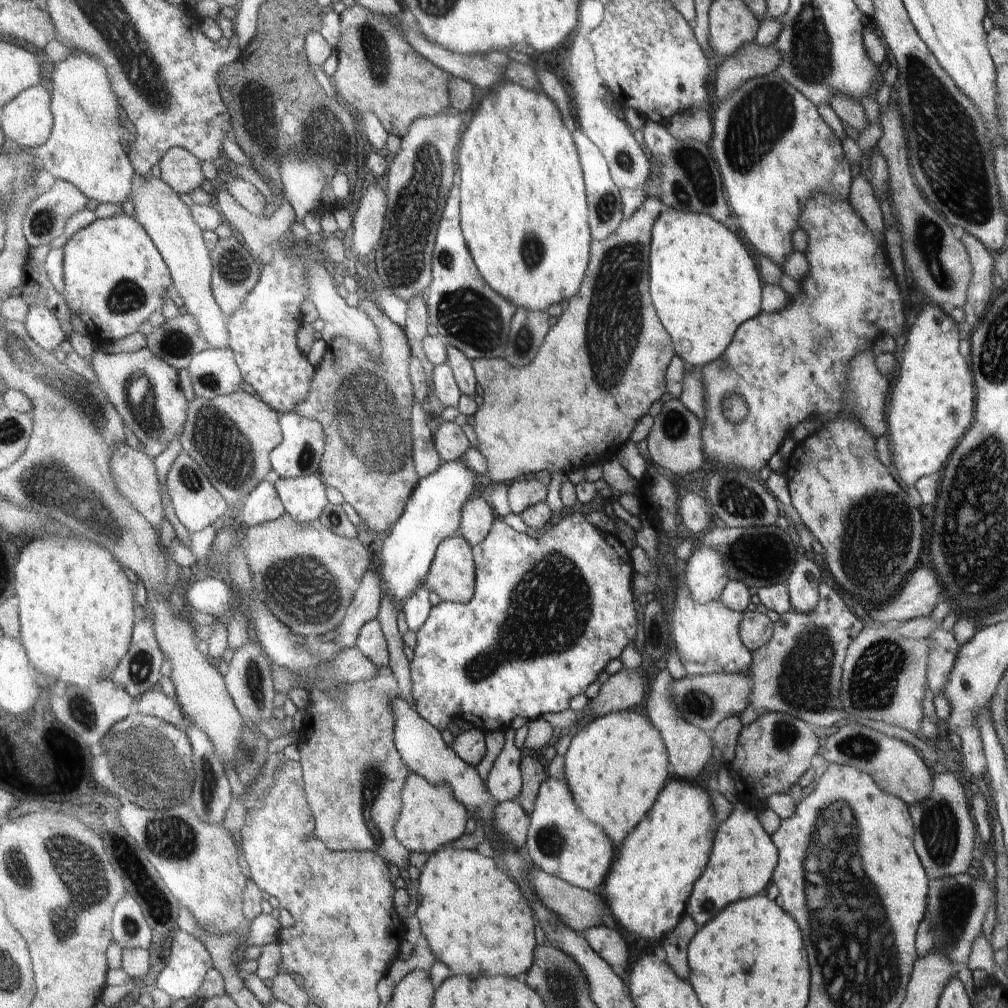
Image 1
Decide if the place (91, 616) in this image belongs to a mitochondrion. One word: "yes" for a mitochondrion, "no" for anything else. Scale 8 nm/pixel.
no

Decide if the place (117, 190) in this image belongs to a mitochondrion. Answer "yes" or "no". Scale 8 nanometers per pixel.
no

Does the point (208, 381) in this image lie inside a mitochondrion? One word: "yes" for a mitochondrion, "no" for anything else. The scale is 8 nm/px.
yes

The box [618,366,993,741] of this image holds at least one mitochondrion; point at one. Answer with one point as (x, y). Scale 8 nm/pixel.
(878, 536)

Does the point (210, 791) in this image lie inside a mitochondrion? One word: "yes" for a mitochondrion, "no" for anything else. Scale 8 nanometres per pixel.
yes

